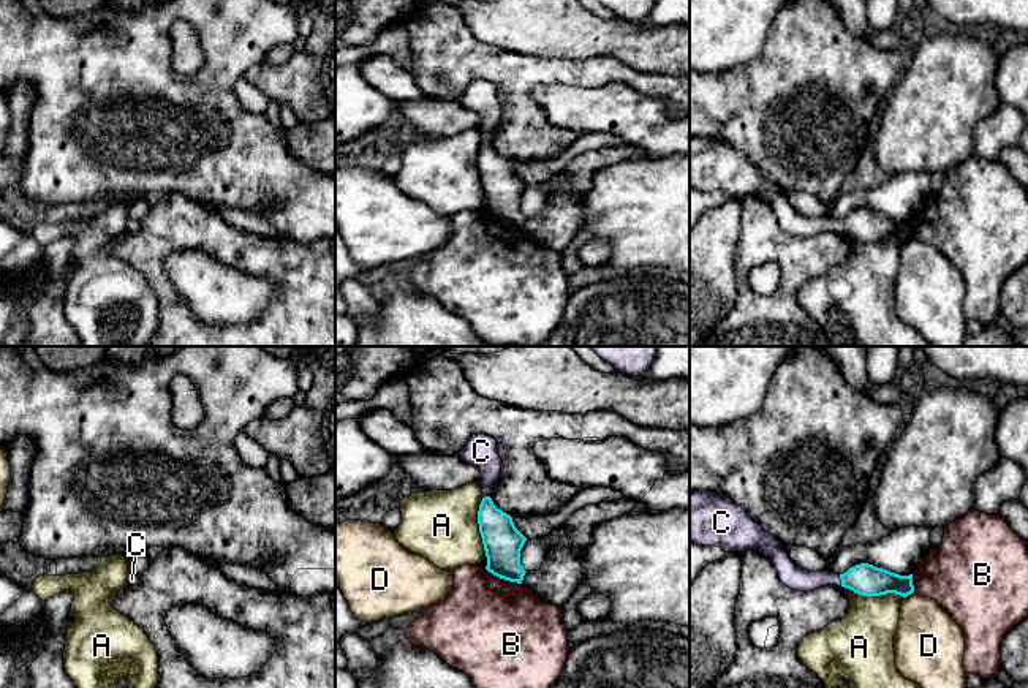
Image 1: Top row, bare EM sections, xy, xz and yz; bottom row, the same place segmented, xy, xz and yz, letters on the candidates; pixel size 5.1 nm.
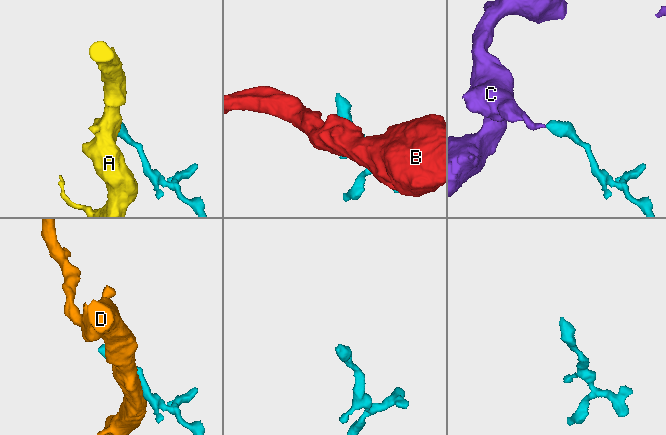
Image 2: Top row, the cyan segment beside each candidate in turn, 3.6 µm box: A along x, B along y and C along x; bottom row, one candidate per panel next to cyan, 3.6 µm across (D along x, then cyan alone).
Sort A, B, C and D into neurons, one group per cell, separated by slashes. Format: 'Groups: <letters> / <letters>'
Groups: A / B / C / D

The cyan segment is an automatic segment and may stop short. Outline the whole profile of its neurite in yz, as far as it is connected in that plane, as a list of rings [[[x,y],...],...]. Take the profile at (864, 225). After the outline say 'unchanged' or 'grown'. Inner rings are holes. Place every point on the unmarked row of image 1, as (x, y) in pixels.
[[[690,138],[690,188],[721,193],[724,198],[759,198],[772,207],[780,226],[796,237],[832,229],[862,242],[895,239],[906,244],[914,239],[913,220],[900,221],[868,209],[856,210],[840,221],[829,215],[813,218],[797,212],[780,185],[723,139]]]; grown

